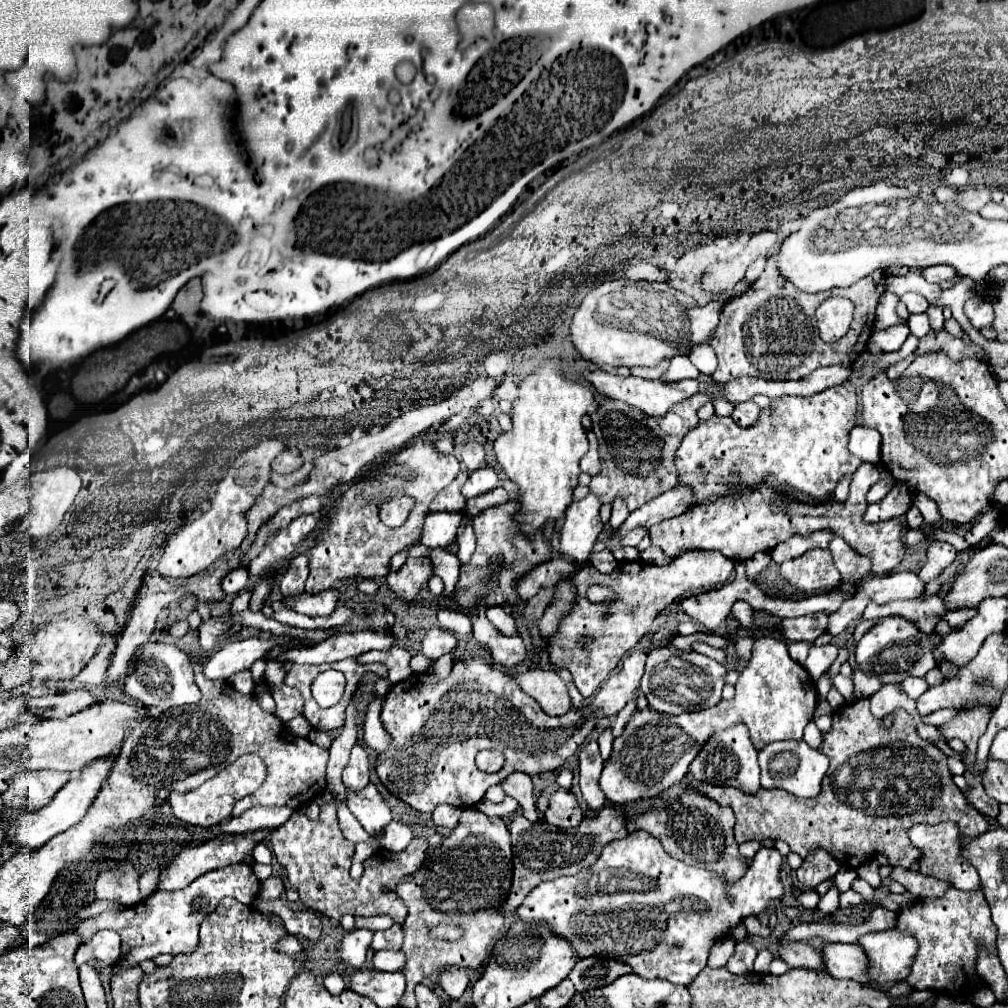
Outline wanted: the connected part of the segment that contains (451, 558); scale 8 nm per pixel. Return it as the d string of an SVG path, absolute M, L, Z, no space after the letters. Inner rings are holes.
M433 550L431 554L431 564L433 564L433 574L439 576L445 582L445 596L453 594L455 584L459 580L459 558L455 554L447 554L443 550Z

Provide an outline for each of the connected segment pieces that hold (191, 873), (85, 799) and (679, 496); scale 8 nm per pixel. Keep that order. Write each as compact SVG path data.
M255 830L255 832L247 832L247 834L223 834L217 838L211 838L199 846L193 848L185 848L183 852L179 852L173 862L161 872L159 876L159 884L157 890L165 890L165 892L173 892L173 890L181 890L185 886L189 886L195 878L199 878L201 874L209 872L209 870L217 870L235 862L243 862L247 856L253 854L253 848L265 840L269 836L271 830Z
M97 758L93 760L91 764L83 766L83 770L73 776L67 786L63 786L55 796L53 800L43 806L41 810L35 810L35 812L27 812L19 818L19 834L17 834L17 840L21 846L27 846L31 850L37 850L41 848L45 842L49 842L53 836L69 830L71 826L75 826L79 820L83 820L83 816L87 814L91 802L97 798L99 790L101 790L101 784L107 780L109 772L113 768L113 760L111 758Z
M675 486L667 492L663 492L659 498L653 498L651 502L647 502L645 506L641 506L639 510L631 512L629 518L625 520L625 524L621 526L621 530L617 530L617 536L625 534L625 530L643 526L643 528L651 528L653 524L679 516L683 514L687 508L691 508L693 504L693 492L691 486Z

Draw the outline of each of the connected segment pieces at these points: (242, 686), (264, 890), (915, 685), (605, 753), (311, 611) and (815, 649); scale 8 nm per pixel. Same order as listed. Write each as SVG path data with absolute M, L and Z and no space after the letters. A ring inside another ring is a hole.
M249 669L241 670L241 672L233 674L233 676L229 678L229 682L231 682L231 686L233 686L235 690L242 694L253 693L255 689L255 682Z
M275 876L263 880L261 884L261 898L279 898L279 894L283 892L283 882Z
M909 678L909 680L907 680L907 686L905 686L907 694L909 694L913 700L917 700L927 688L929 688L929 686L927 686L925 678Z
M605 728L599 736L599 748L601 748L601 756L607 760L611 754L611 746L613 746L613 732L611 728Z
M325 590L321 594L309 596L309 594L299 594L291 598L281 598L285 606L289 606L295 612L309 614L309 616L329 616L335 608L337 602L337 590Z
M827 644L827 646L811 646L809 656L805 660L805 670L811 674L811 678L821 678L823 672L835 662L839 654L839 646Z

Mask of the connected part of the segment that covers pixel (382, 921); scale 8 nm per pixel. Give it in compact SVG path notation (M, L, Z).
M379 916L379 918L357 918L359 928L371 928L371 930L387 930L395 924L393 918L389 916Z

